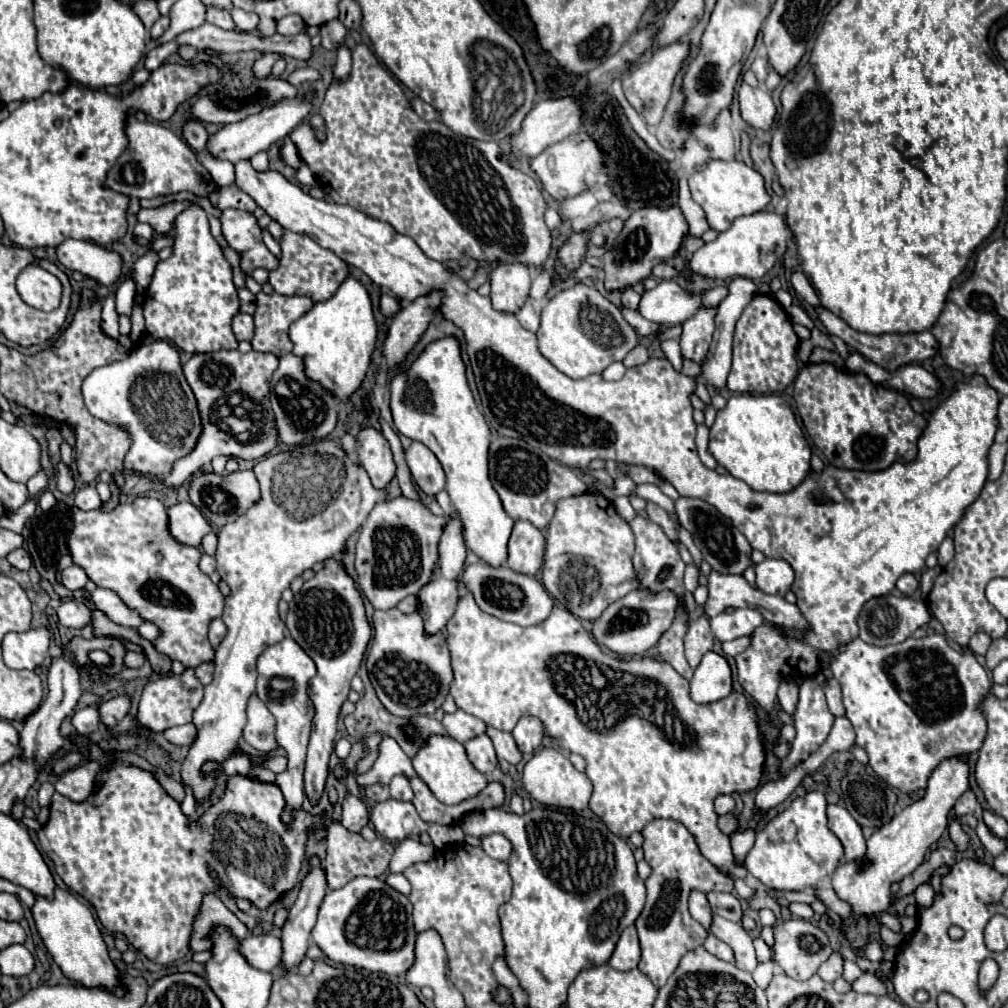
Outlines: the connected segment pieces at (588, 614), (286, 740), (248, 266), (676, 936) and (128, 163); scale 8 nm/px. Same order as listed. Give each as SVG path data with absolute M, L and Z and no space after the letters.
M601 492L561 498L547 528L543 584L569 612L583 620L597 620L615 600L639 588L633 568L633 532Z
M283 638L281 642L269 646L257 660L257 696L261 702L269 708L269 712L277 720L275 728L275 740L277 744L285 750L289 764L287 770L277 774L275 784L283 790L287 808L283 814L283 820L291 818L291 810L299 808L303 804L303 768L305 768L305 752L307 752L307 742L311 734L311 720L315 716L315 706L309 698L309 680L315 676L315 662L299 648L299 644L293 638Z
M227 208L219 216L223 236L235 252L241 256L241 272L251 276L255 268L275 270L279 266L279 258L267 250L263 244L263 230L257 224L257 218L245 210Z
M653 820L643 828L643 852L651 866L651 876L647 878L647 902L641 916L635 922L641 942L641 962L639 970L661 988L667 978L675 972L679 960L703 944L707 938L705 928L691 918L687 900L693 890L709 892L731 892L733 880L721 874L699 850L695 836L677 820Z
M129 116L127 138L129 146L107 172L105 188L111 188L113 192L129 198L155 198L175 192L191 192L195 196L209 198L213 190L221 190L205 166L197 160L195 152L161 124L139 122L135 116Z

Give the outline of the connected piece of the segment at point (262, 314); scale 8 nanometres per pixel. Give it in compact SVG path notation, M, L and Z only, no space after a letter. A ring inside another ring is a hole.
M257 294L257 310L255 310L255 336L251 340L253 350L257 352L271 352L277 358L285 356L291 352L291 342L289 342L289 326L299 320L303 314L307 314L311 310L311 298L307 296L279 296L279 294Z

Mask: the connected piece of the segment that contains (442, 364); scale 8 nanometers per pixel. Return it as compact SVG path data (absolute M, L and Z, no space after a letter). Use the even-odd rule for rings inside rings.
M455 338L431 342L409 370L393 378L391 410L397 432L425 444L441 462L447 476L445 490L463 522L467 548L485 564L503 566L507 562L507 544L515 522L503 510L501 498L489 480L487 452L491 432L467 386L465 364Z

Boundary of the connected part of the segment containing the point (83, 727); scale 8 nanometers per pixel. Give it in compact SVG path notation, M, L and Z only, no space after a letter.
M81 708L81 710L77 710L73 714L73 726L81 734L89 736L99 726L99 712L97 712L97 708Z

